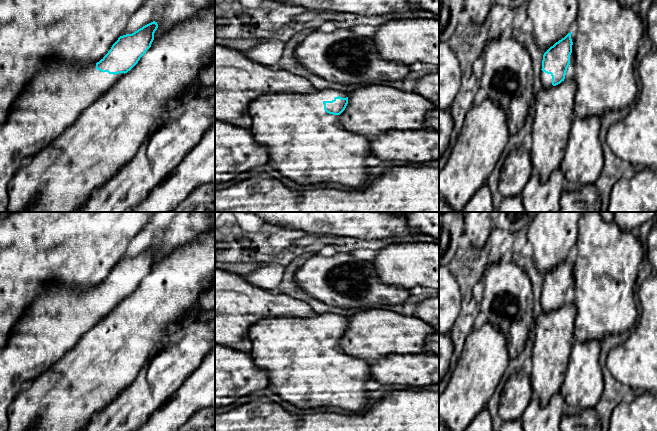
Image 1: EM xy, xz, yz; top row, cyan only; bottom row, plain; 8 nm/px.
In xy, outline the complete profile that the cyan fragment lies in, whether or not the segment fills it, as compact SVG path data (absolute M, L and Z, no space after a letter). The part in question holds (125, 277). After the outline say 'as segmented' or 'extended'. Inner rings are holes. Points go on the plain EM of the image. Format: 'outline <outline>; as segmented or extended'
outline M153 245L132 258L120 260L96 288L83 292L61 284L40 291L39 297L12 330L0 354L0 431L8 431L8 408L22 388L65 355L79 339L118 303L130 295L151 271L158 252Z; extended

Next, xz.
outline M335 313L316 314L309 318L267 318L253 324L249 329L252 343L250 356L254 363L267 372L269 387L284 401L301 410L318 407L338 407L354 413L368 409L372 401L367 397L365 384L371 380L369 361L348 355L338 348L339 339L348 328L348 318Z; extended

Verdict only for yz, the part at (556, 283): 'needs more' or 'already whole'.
needs more

